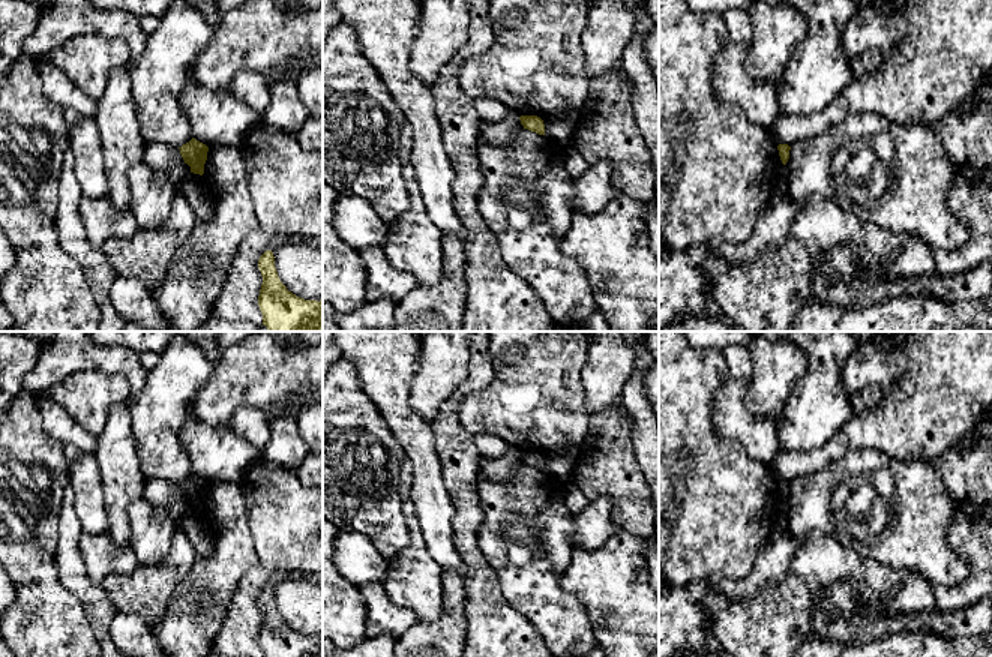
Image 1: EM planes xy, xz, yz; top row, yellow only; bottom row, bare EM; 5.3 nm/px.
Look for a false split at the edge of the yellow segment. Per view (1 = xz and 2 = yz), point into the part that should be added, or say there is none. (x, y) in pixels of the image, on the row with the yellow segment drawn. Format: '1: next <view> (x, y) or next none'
1: next none
2: next none

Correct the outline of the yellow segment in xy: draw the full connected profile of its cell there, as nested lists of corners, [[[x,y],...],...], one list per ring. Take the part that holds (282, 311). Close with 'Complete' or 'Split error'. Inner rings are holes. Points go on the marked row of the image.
[[[272,250],[258,260],[263,284],[258,306],[269,332],[323,332],[323,300],[297,297],[281,282]]]. Complete

